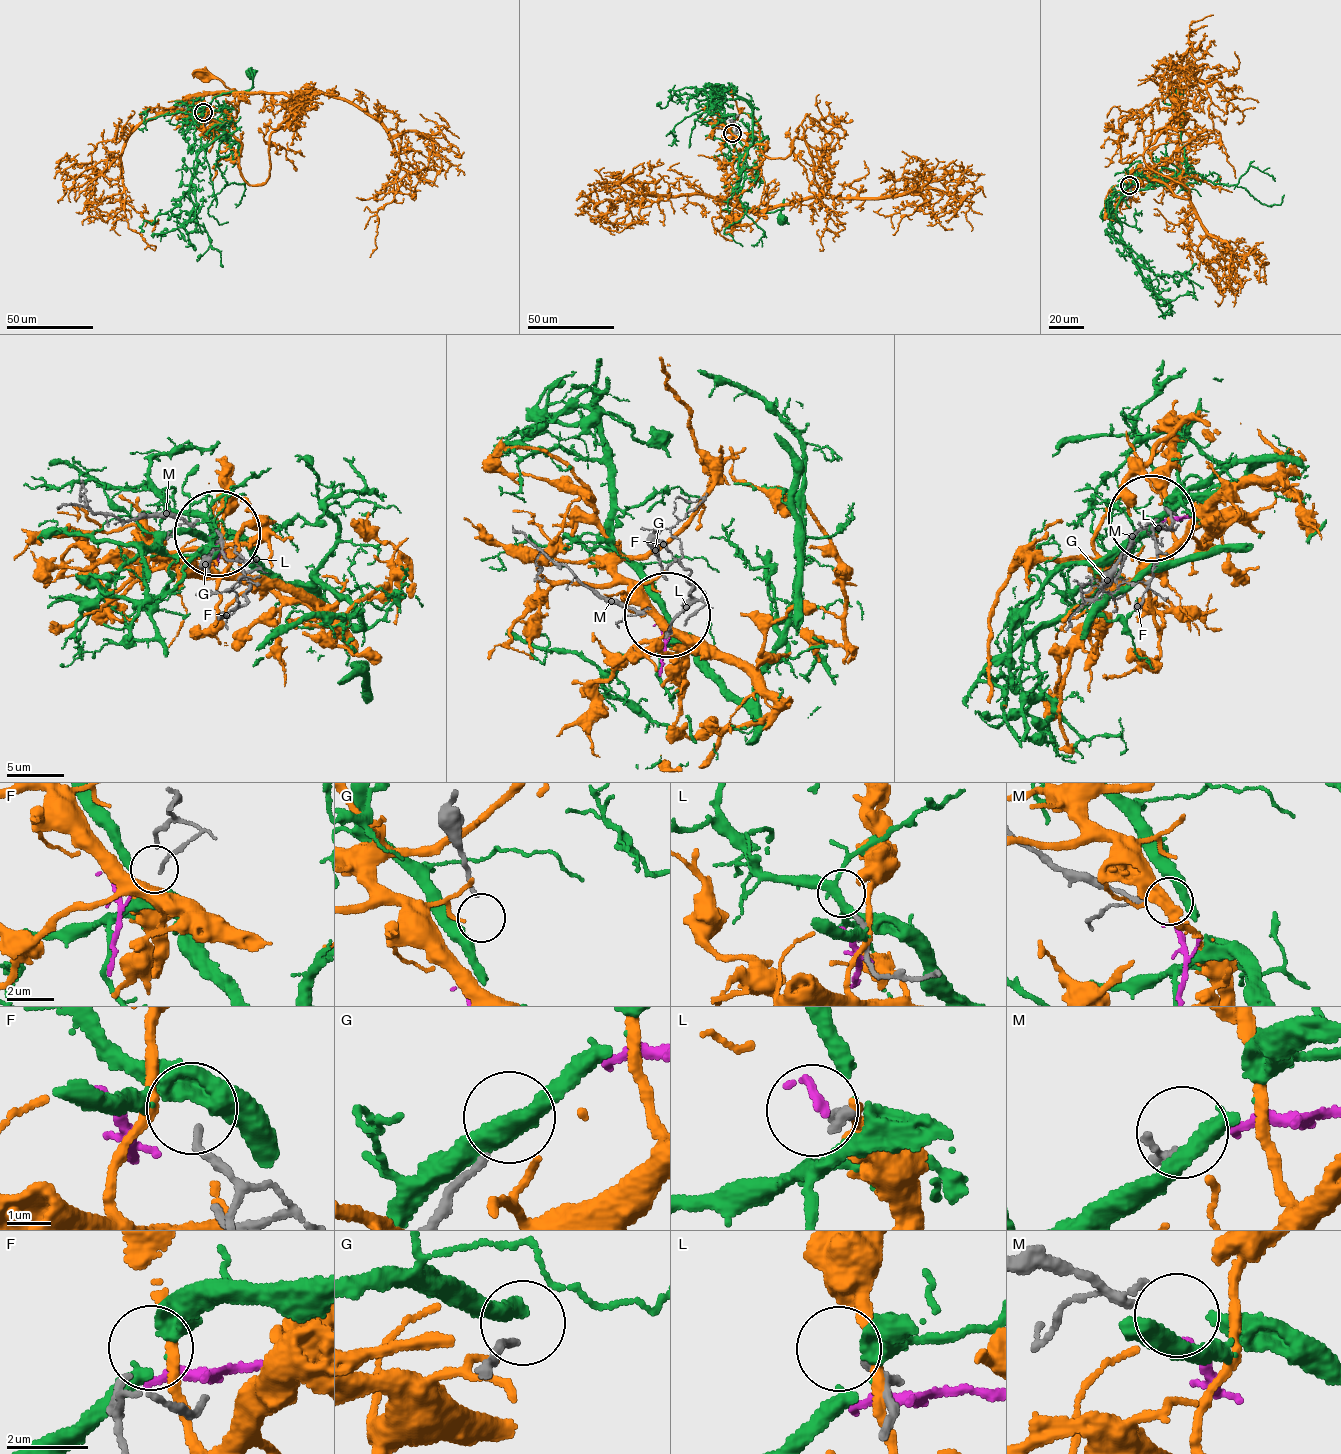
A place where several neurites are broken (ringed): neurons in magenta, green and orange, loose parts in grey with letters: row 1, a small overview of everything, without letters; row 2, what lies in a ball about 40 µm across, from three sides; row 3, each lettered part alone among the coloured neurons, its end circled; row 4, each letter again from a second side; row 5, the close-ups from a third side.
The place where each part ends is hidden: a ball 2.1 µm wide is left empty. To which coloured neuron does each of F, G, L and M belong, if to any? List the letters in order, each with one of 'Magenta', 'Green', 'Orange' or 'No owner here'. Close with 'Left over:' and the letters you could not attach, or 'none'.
F: Green
G: No owner here
L: No owner here
M: Magenta
Left over: G, L

